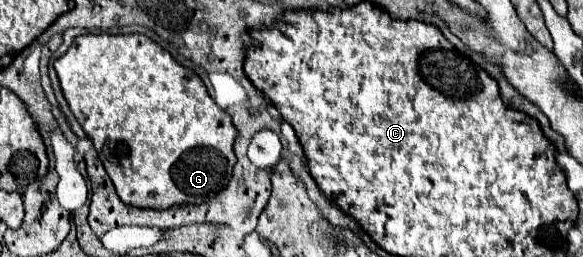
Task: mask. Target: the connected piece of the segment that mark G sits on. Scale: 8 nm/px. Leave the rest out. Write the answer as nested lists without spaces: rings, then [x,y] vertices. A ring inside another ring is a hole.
[[[84,34],[84,36],[76,36],[72,46],[68,48],[68,52],[54,62],[54,68],[58,72],[62,92],[70,104],[70,110],[74,112],[76,120],[84,128],[86,136],[94,142],[94,148],[102,160],[110,180],[114,182],[120,200],[124,200],[126,204],[132,204],[138,208],[158,208],[158,210],[166,210],[176,204],[202,204],[202,202],[208,202],[210,198],[214,198],[228,184],[228,180],[232,176],[232,168],[236,164],[236,154],[232,150],[232,144],[234,144],[234,138],[238,136],[230,114],[224,112],[210,98],[204,82],[200,80],[200,76],[194,70],[178,64],[170,56],[168,50],[164,50],[160,44],[156,44],[148,36],[144,36],[144,34],[118,34],[118,36],[114,36],[114,34]]]

